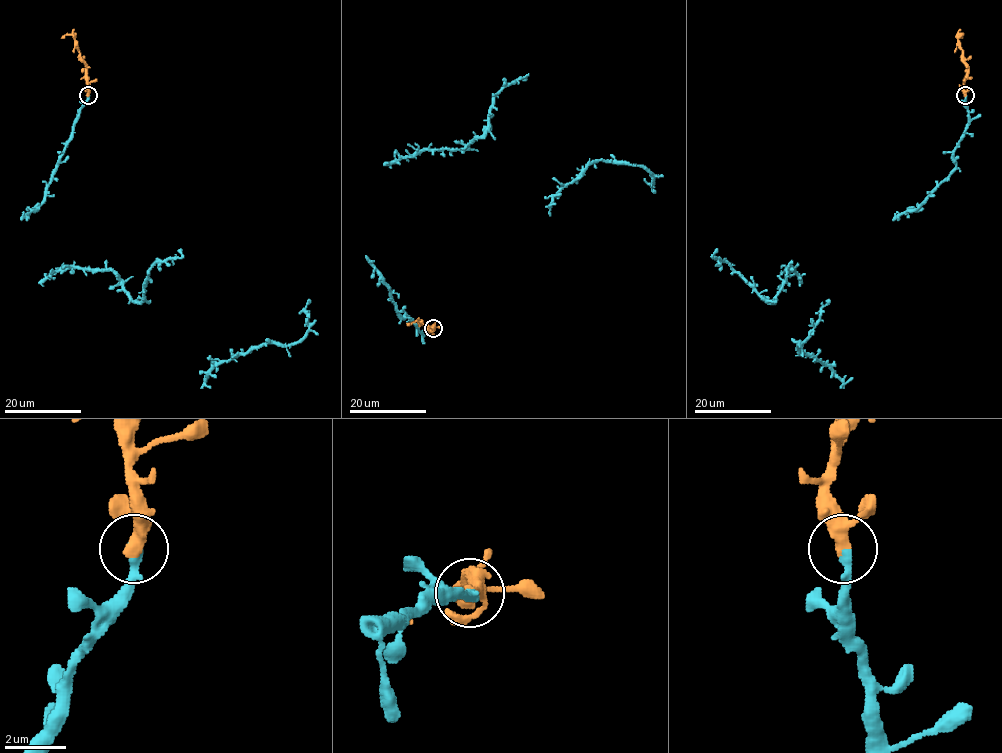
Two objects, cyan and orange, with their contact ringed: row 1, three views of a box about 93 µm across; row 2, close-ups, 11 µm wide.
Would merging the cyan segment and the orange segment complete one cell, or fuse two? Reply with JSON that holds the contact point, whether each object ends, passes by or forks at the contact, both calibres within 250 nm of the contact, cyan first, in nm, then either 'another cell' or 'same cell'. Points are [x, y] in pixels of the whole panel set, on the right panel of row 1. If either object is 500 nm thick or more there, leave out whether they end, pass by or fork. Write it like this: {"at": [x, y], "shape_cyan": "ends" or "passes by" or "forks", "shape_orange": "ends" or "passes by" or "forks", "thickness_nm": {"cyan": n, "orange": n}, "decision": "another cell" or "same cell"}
{"at": [965, 95], "shape_cyan": "ends", "shape_orange": "passes by", "thickness_nm": {"cyan": 320, "orange": 360}, "decision": "same cell"}

